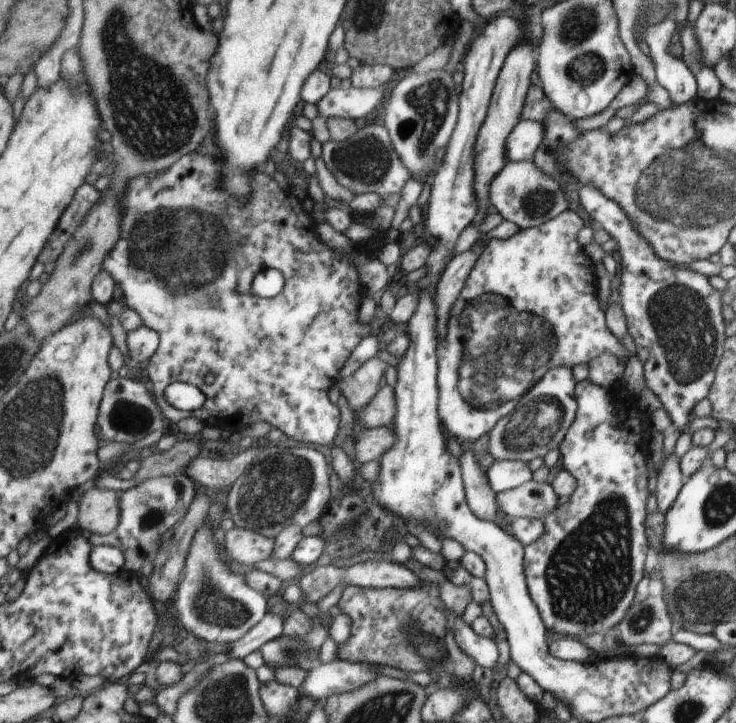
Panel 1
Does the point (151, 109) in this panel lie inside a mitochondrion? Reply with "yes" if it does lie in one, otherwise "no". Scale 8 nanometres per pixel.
yes

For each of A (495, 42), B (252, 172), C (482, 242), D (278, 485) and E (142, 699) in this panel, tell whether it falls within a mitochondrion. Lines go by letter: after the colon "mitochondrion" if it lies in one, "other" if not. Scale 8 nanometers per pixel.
A: other
B: other
C: other
D: mitochondrion
E: other

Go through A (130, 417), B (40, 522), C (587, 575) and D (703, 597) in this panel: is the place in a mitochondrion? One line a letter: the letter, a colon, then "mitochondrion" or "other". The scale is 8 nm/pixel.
A: mitochondrion
B: other
C: mitochondrion
D: mitochondrion

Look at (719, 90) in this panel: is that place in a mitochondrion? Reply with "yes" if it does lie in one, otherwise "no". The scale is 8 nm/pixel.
no

